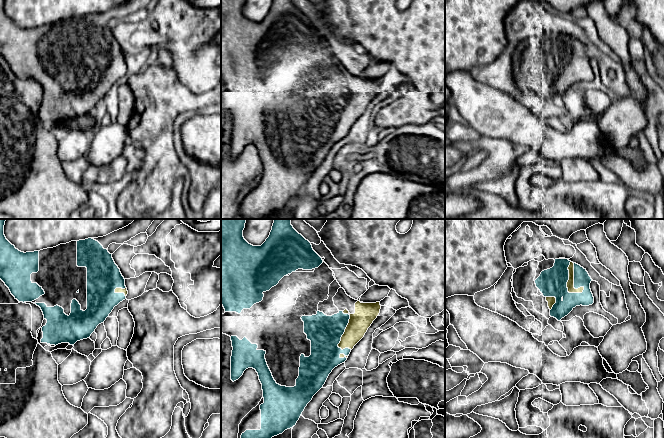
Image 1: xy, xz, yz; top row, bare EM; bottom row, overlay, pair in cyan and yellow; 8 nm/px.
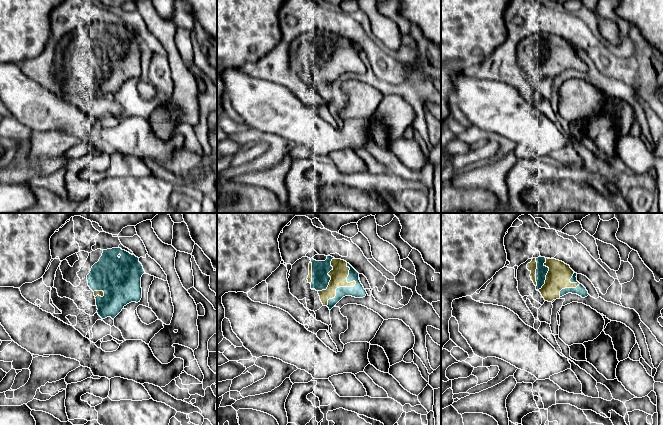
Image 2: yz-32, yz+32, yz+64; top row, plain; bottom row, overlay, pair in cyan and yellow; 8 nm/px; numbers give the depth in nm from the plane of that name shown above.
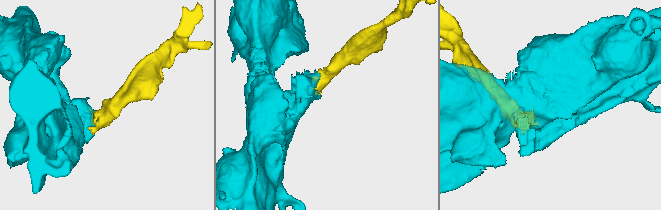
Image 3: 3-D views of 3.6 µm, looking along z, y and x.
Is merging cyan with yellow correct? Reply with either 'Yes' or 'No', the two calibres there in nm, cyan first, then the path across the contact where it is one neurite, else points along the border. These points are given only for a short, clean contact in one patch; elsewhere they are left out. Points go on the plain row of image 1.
Yes. Thickness 220 nm (cyan) against 60 nm

